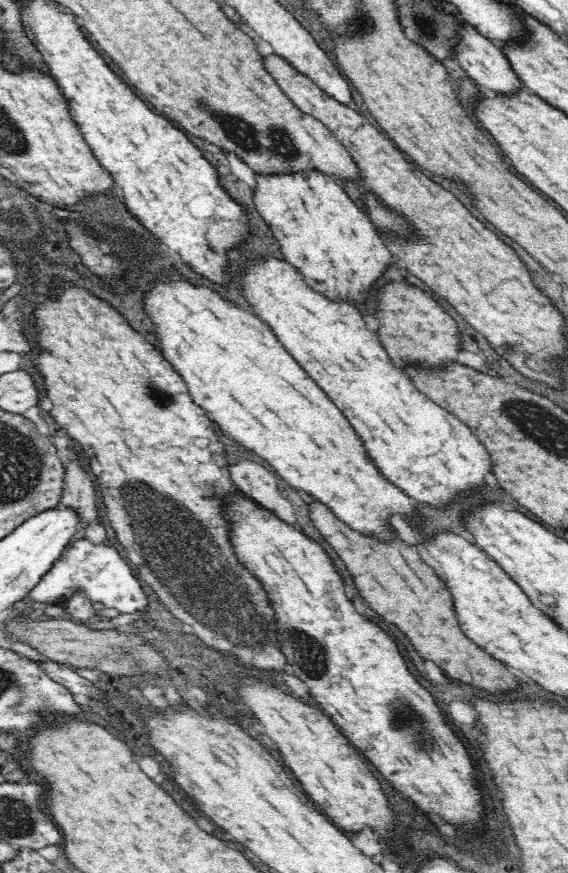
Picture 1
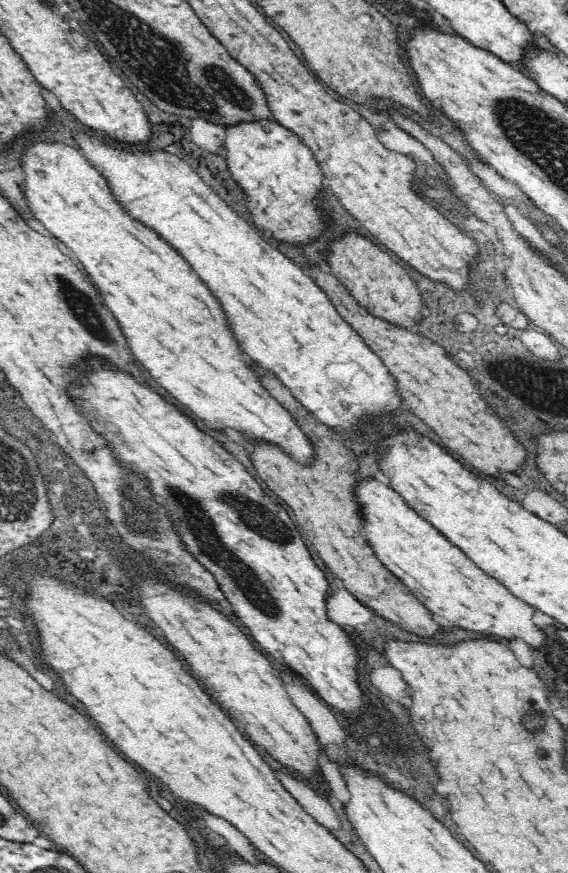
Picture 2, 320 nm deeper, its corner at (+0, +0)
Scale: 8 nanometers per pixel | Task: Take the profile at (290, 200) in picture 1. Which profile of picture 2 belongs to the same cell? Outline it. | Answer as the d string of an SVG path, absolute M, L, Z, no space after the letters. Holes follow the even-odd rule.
M271 118L260 120L242 120L224 126L223 148L232 178L246 192L246 204L252 212L255 225L260 230L270 230L274 238L290 242L290 244L308 244L310 240L318 240L328 230L328 220L318 208L318 192L322 190L323 174L312 151L302 139L288 127L282 126Z

